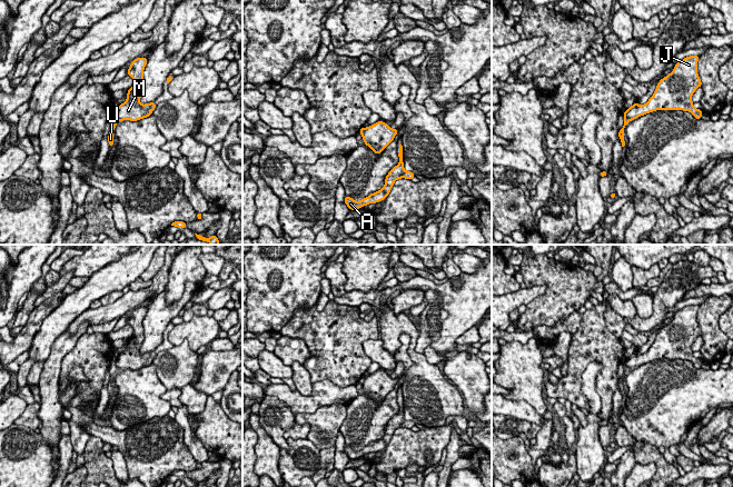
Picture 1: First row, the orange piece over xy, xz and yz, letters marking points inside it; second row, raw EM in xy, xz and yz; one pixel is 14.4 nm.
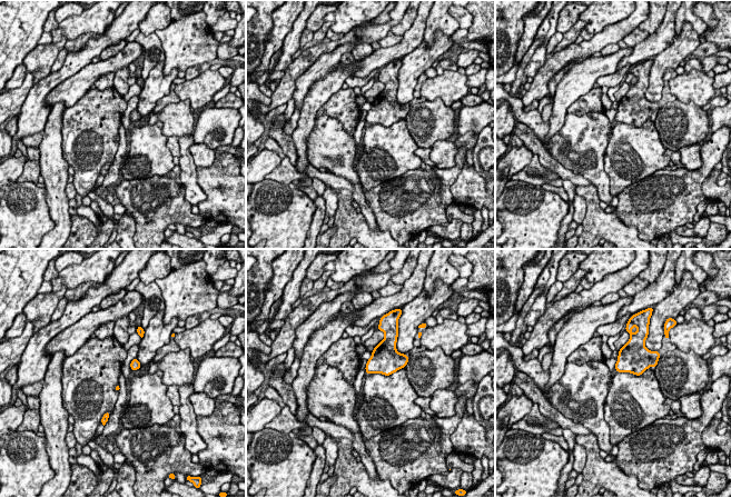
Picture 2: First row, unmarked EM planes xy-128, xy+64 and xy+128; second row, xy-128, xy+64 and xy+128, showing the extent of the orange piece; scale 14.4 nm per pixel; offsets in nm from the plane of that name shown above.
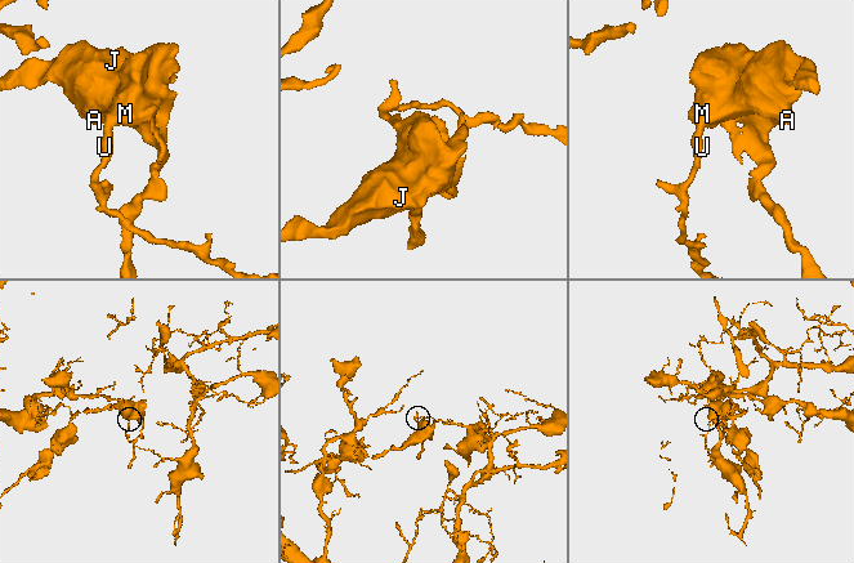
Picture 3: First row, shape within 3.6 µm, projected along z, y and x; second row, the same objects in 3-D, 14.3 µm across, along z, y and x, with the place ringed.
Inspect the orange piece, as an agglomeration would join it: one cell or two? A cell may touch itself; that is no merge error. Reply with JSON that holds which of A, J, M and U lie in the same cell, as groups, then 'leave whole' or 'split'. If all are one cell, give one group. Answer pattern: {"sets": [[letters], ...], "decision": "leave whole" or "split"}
{"sets": [["A", "J", "M"], ["U"]], "decision": "split"}

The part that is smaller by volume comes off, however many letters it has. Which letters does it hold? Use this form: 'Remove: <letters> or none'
Remove: A, J, M

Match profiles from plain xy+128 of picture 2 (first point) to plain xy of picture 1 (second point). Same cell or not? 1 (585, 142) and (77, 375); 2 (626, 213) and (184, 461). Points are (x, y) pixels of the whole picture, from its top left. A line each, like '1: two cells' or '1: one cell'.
1: one cell
2: one cell

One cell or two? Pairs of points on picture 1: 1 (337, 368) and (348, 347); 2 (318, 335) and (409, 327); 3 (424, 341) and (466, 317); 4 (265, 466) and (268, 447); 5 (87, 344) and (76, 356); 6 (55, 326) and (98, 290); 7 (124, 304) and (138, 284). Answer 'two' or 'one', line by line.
1: one
2: two
3: two
4: one
5: one
6: one
7: two

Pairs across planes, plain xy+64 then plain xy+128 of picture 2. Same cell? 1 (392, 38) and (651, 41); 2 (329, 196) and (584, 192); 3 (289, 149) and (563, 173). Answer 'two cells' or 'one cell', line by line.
1: two cells
2: two cells
3: one cell

